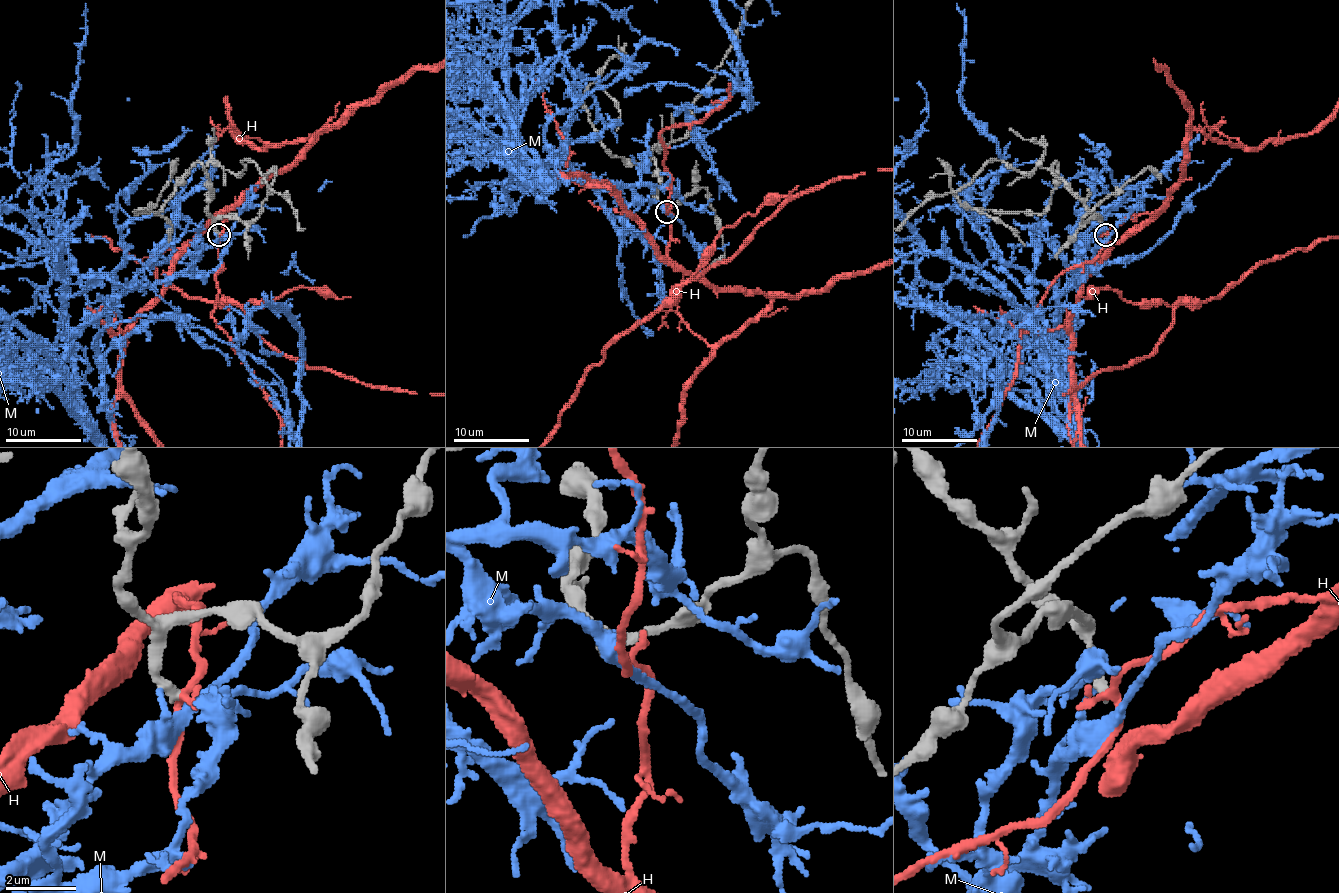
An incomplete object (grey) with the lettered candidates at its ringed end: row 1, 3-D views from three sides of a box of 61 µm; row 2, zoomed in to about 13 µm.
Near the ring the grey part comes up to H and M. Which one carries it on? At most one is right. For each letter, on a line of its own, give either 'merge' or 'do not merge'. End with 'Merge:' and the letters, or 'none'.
H: do not merge
M: do not merge
Merge: none

